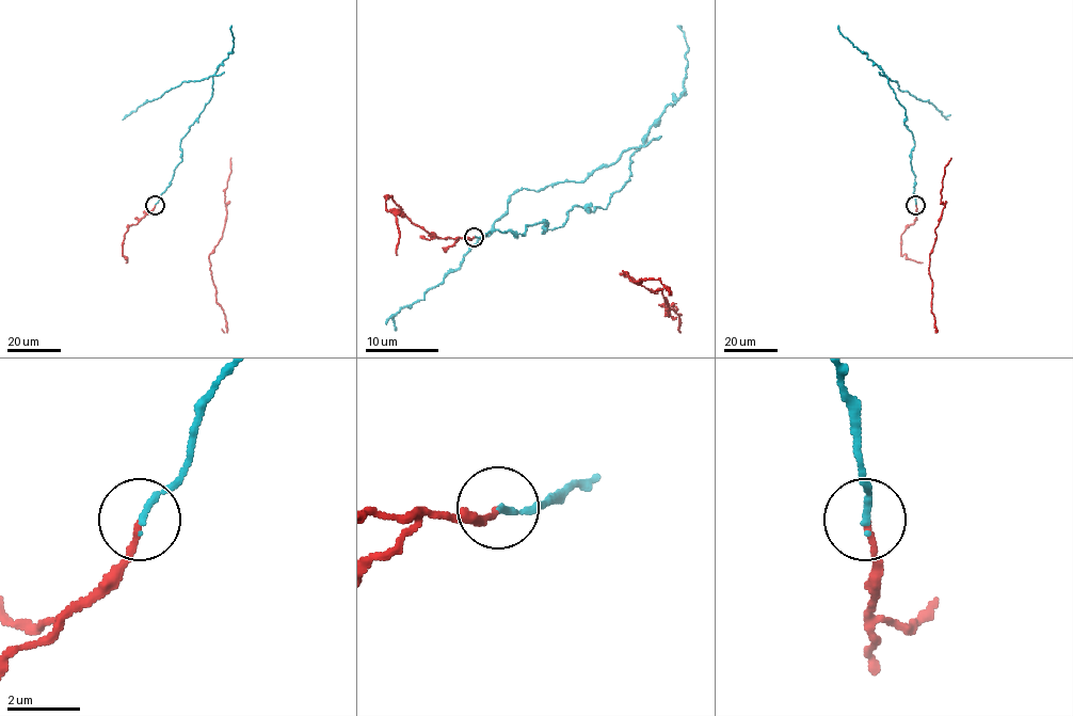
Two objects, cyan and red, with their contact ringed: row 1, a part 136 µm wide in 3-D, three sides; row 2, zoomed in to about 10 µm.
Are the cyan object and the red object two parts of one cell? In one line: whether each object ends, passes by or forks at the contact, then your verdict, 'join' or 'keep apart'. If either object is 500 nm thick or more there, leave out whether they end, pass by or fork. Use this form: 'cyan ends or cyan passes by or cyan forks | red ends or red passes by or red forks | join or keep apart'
cyan ends | red ends | join

